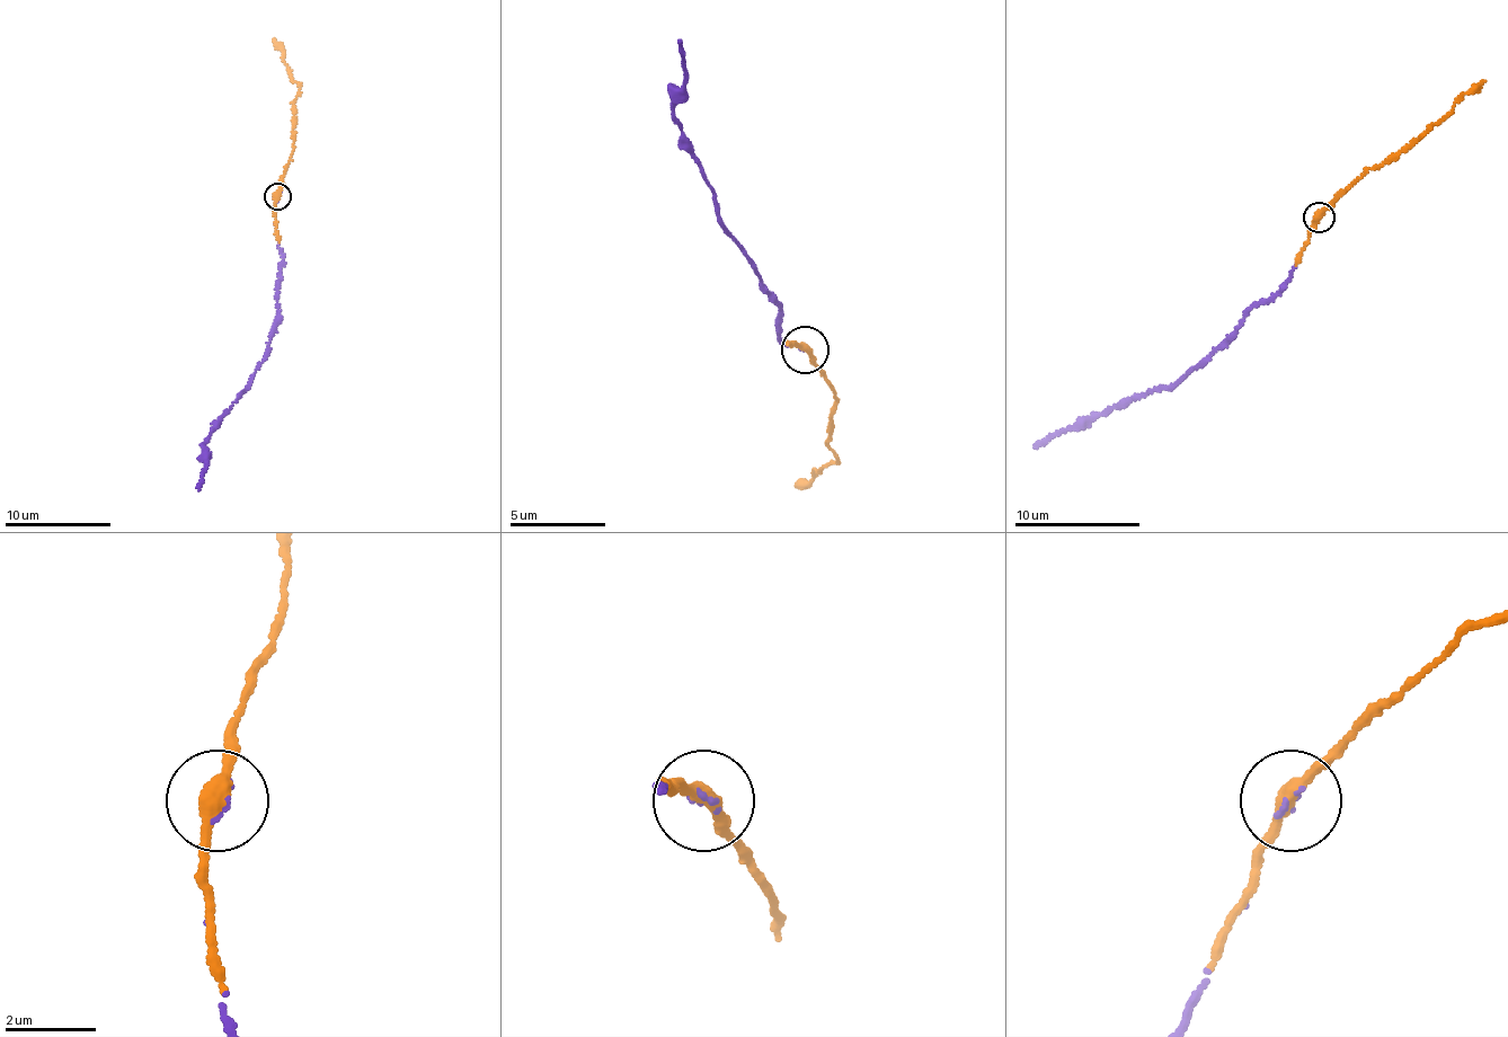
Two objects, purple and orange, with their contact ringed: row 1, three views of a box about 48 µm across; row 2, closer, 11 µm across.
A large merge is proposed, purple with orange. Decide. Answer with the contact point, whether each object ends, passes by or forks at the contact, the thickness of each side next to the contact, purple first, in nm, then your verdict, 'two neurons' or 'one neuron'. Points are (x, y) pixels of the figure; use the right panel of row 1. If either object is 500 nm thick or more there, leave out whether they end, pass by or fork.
(1319, 218) | purple ends | orange passes by | 70/320 nm | one neuron

